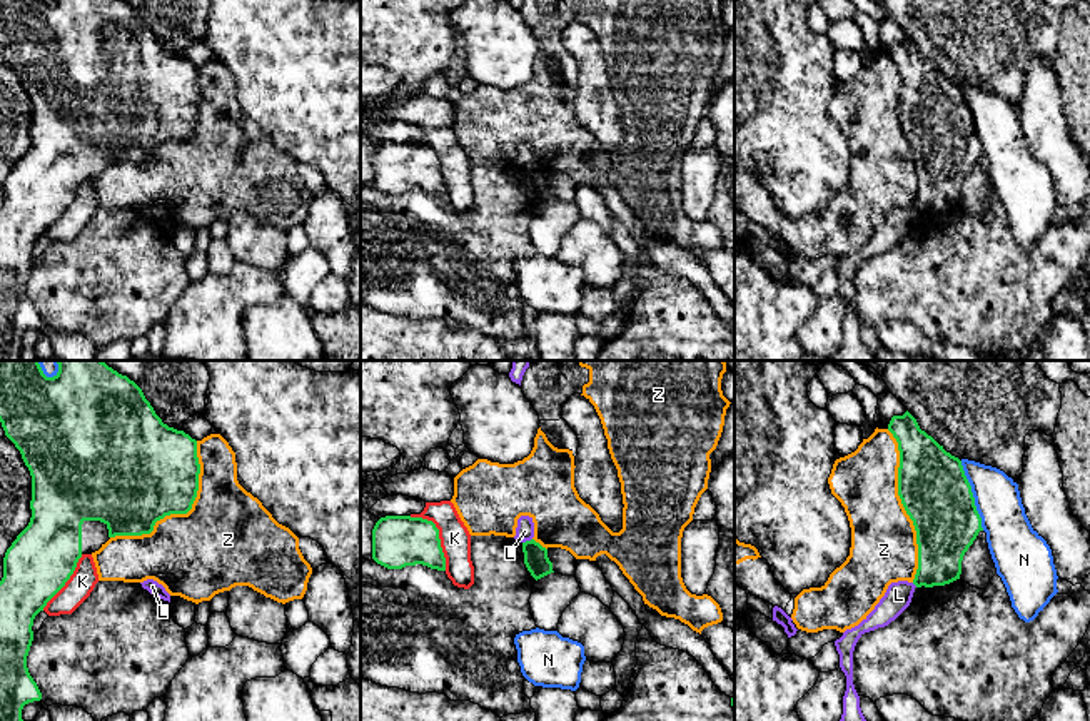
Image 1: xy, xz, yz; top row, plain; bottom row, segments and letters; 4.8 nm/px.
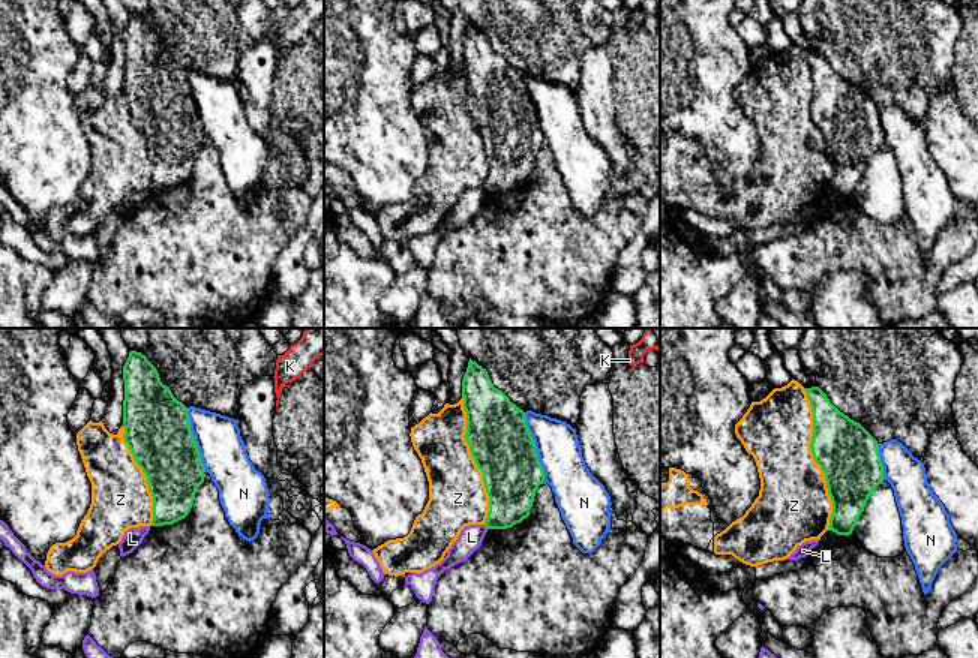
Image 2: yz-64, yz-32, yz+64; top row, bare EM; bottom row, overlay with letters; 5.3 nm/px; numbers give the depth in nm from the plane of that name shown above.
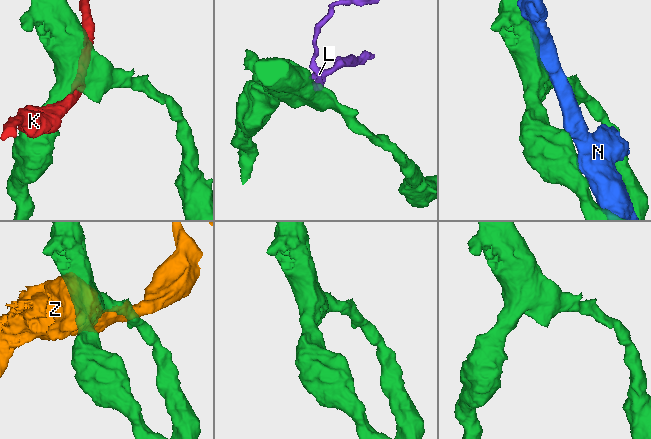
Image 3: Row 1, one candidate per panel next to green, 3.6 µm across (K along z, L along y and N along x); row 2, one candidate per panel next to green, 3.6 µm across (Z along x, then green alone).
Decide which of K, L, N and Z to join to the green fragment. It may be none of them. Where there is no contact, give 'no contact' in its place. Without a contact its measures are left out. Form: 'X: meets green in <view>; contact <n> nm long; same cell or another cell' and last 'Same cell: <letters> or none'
K: meets green in xz; contact 320 nm long; another cell
L: meets green in xz; contact 50 nm long; another cell
N: meets green in yz; contact 360 nm long; another cell
Z: meets green in xy; contact 650 nm long; another cell
Same cell: none

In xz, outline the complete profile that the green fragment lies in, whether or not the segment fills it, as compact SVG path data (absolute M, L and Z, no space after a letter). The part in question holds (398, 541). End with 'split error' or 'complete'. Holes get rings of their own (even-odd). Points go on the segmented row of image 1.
M381 517L372 529L372 559L387 569L422 564L446 571L439 529L422 517Z | complete

